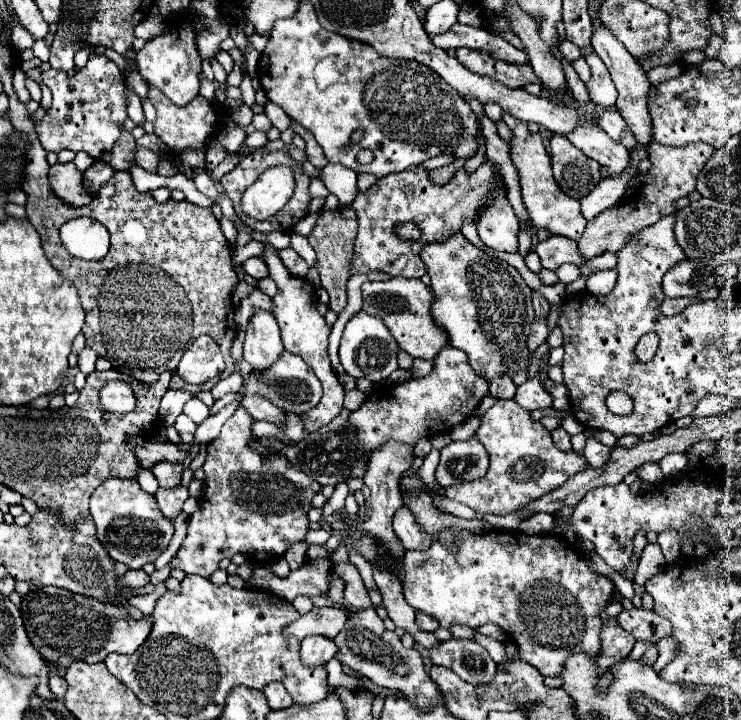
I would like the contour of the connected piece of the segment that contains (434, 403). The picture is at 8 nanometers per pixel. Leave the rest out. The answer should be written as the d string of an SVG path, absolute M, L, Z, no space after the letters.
M445 346L433 362L435 368L429 376L395 386L379 386L355 412L349 414L349 424L355 426L357 440L361 444L361 458L351 468L353 478L365 476L371 454L385 442L395 440L415 446L421 438L431 438L437 432L449 432L453 426L463 424L489 394L489 382L473 372L467 362L467 354L461 350Z

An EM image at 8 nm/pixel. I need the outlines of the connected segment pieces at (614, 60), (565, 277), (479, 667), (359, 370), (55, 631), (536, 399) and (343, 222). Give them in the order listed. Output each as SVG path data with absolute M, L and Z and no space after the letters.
M599 26L593 32L593 48L597 52L597 56L605 62L615 88L617 88L617 110L623 116L623 120L627 122L627 126L631 128L635 140L639 146L647 146L649 142L653 142L653 122L647 110L647 96L649 96L649 80L645 76L645 70L639 66L639 62L635 58L631 58L631 54L623 48L623 44L619 44L619 40L615 40L615 36L611 36L611 32L605 26Z
M563 264L556 270L556 274L559 281L567 285L579 278L580 271L578 268L575 268L574 264Z
M447 640L439 648L431 648L433 664L451 668L459 678L475 686L487 686L495 678L497 664L491 660L489 652L471 640Z
M357 312L347 322L343 338L341 338L341 346L339 346L339 358L341 358L345 372L351 374L353 378L367 378L371 382L387 380L389 374L399 368L397 352L399 352L399 346L397 346L395 338L389 334L389 330L381 318L369 316L365 312Z
M45 586L43 590L29 592L21 604L21 616L31 644L47 662L57 666L59 676L63 676L77 660L95 664L103 662L111 652L133 654L147 640L153 628L153 616L137 620L125 606L73 594L57 586Z
M549 354L544 355L539 363L539 370L535 372L533 378L529 378L525 384L517 386L517 394L515 394L515 402L521 408L531 410L543 410L543 408L551 408L553 406L553 398L551 394L543 388L541 380L539 380L539 372L545 367L548 361Z
M349 206L349 208L341 208L341 210L333 210L333 212L323 212L317 220L317 226L309 234L309 244L317 252L317 266L319 266L321 286L329 292L329 298L331 298L329 308L335 314L339 314L347 304L345 284L351 276L349 264L351 264L351 256L353 256L355 228L357 228L357 216L355 216L355 210Z

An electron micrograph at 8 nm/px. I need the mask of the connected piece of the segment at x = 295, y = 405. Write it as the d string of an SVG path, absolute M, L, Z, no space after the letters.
M283 352L283 356L267 370L267 372L251 372L249 380L247 380L247 396L249 394L261 394L267 400L271 400L275 406L283 408L285 412L293 412L293 414L305 414L311 408L315 408L321 400L321 382L313 376L311 368L295 354Z

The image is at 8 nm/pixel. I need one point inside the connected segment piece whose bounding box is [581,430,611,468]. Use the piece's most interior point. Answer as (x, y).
(596, 454)

